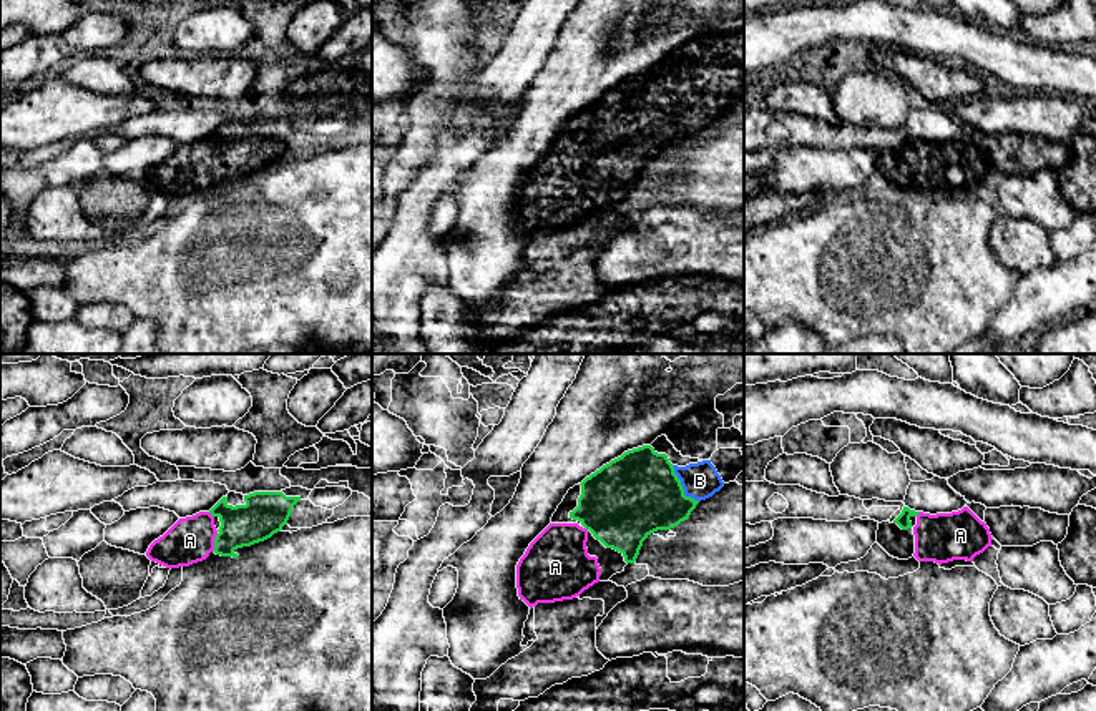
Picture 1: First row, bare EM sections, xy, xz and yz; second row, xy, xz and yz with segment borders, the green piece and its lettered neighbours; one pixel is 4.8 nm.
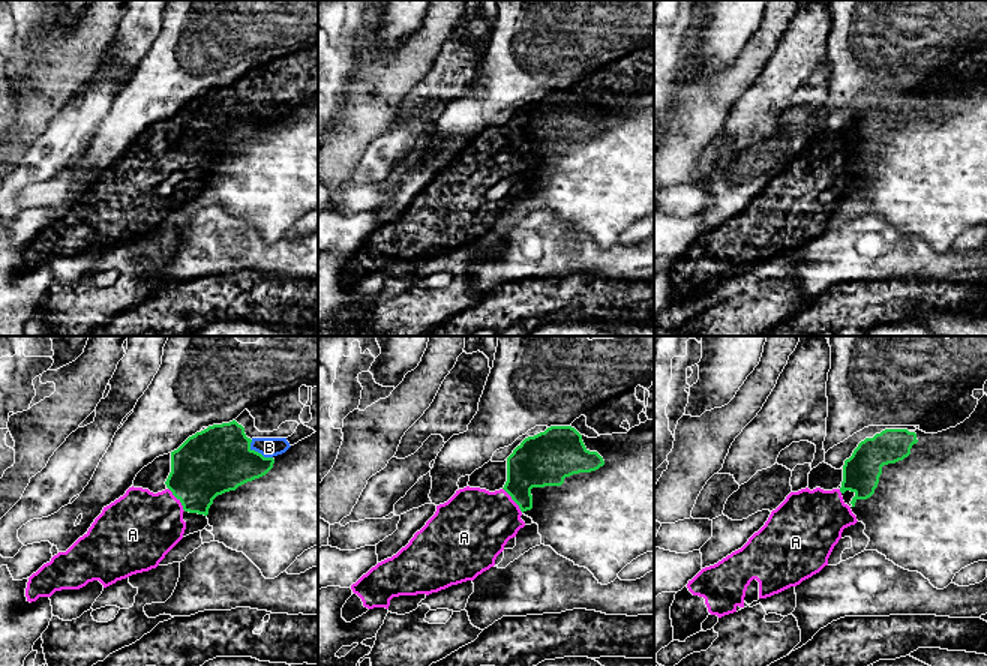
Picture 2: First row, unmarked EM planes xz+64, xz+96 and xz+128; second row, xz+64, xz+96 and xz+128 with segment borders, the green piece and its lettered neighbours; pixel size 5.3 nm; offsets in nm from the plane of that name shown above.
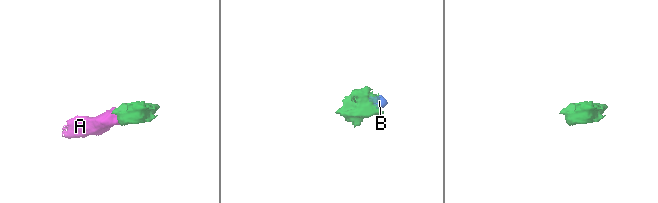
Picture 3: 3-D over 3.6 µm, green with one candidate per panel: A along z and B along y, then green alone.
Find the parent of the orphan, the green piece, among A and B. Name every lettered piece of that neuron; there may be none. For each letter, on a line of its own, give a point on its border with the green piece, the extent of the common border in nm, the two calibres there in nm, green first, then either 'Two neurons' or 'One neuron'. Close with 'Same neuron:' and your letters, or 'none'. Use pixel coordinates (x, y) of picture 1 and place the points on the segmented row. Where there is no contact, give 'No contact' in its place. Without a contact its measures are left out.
A: Touches green at xy (215, 542). Shared border 90 nm. Thickness 200 nm (green) against 220 nm. One neuron
B: Touches green at xz (681, 487). Shared border 220 nm. Thickness 400 nm (green) against 180 nm. One neuron
Same neuron: A, B

